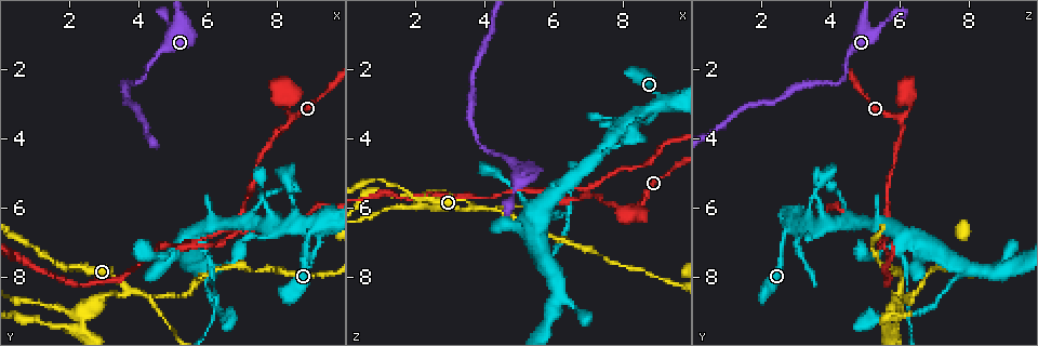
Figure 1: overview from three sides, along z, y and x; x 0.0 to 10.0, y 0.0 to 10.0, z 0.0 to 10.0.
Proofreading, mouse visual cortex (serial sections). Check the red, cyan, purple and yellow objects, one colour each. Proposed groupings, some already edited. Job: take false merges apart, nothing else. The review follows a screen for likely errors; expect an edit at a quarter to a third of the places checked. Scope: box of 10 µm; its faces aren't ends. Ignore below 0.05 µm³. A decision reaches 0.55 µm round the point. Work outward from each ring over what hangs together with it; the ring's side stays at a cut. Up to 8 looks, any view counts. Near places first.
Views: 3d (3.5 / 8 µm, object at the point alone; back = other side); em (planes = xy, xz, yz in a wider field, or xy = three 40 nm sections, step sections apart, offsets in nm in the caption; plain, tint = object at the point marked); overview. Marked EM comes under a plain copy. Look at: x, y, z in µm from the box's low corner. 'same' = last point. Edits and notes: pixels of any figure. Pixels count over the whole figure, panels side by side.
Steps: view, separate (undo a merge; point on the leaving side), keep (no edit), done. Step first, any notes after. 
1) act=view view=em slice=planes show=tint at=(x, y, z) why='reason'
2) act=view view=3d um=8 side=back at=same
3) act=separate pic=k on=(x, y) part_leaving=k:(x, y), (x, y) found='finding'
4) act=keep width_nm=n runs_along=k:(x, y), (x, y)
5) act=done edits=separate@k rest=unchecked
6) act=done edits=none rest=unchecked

act=view view=3d um=8 at=(4.40, 8.60, 6.00) why='two arms in line, one across'

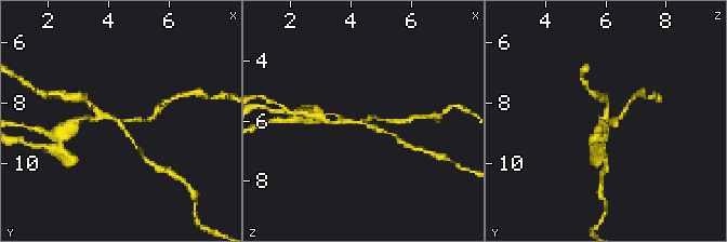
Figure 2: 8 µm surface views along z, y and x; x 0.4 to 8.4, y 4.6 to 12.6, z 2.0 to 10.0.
act=view view=3d um=3.5 side=back at=same

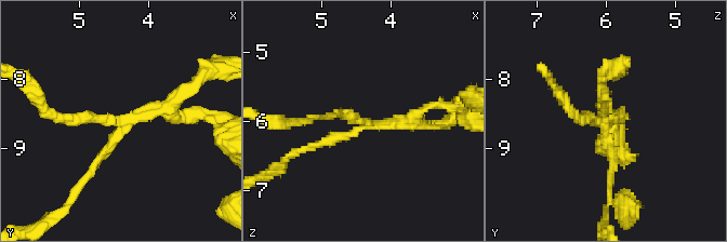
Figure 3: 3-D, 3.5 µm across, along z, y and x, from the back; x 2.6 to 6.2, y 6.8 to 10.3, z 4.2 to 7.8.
act=view view=em slice=xy step=3 show=tint at=(4.30, 8.60, 6.05)

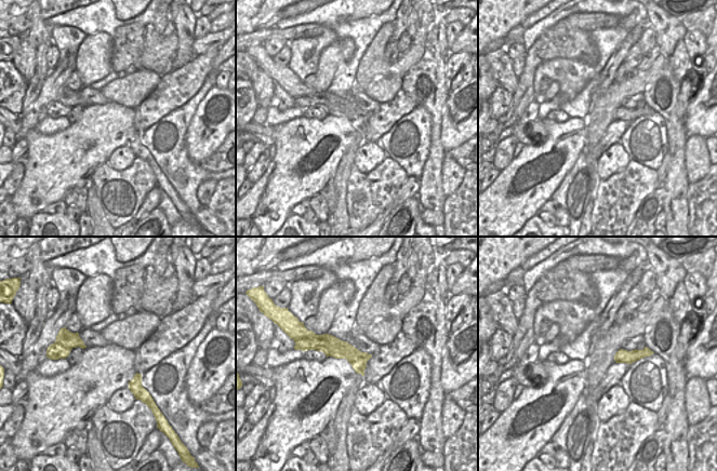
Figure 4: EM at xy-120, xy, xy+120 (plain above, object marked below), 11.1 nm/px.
act=separate pic=3 on=(214, 117) arm_widths_nm=100,150,150 part_leaving=3:(174, 115), (211, 115), (224, 125) found='two cells meet here'

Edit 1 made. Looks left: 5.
act=view view=3d um=3.5 at=(8.00, 5.40, 4.25) why='touches itself'

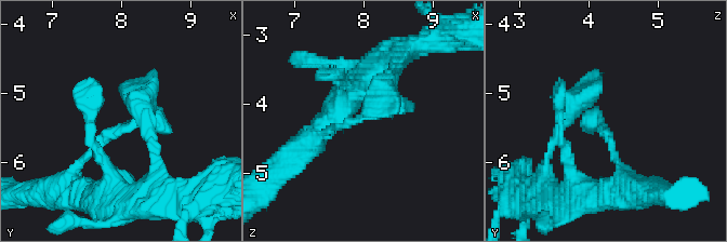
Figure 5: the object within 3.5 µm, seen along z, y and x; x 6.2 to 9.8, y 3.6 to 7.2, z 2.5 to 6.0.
act=view view=em slice=xy step=3 show=tint at=(8.05, 5.40, 4.25)

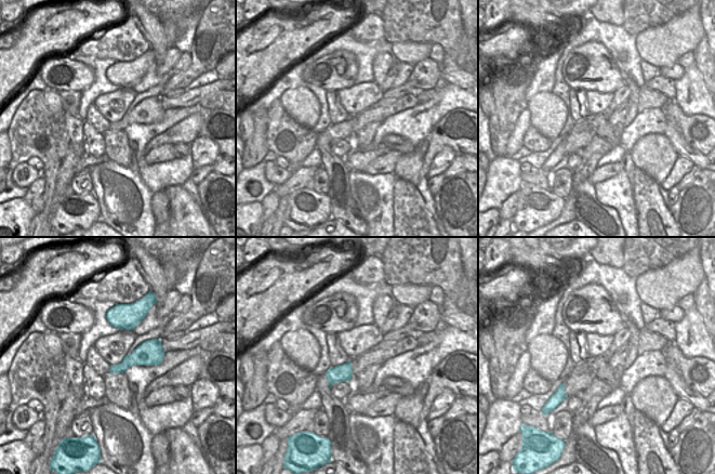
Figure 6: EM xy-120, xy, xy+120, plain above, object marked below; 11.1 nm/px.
act=keep width_nm=190 runs_along=5:(74, 171), (120, 124) found='continuous, no second cell'

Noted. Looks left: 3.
act=view view=3d um=3.5 at=(8.35, 3.15, 6.25) why='three arms meet'

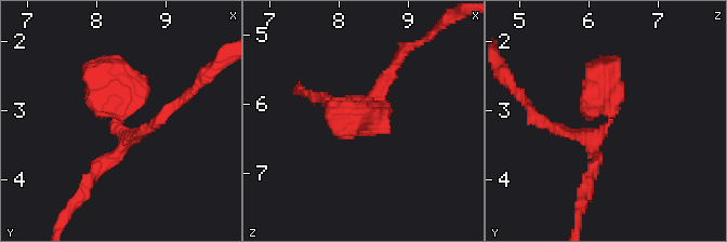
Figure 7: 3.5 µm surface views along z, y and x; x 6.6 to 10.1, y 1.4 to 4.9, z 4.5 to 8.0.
act=view view=em slice=xy step=3 show=tint at=(8.30, 3.15, 6.35) arms=3 arm_widths_nm=150,150,400

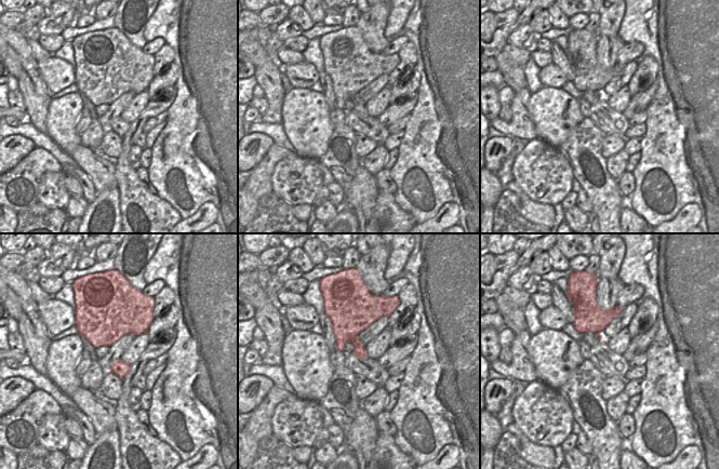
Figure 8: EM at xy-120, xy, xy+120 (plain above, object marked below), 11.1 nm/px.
act=keep runs_along=7:(388, 71), (361, 126), (352, 116), (385, 130) found='continuous, no second cell'

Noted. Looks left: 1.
act=done edits=separate@3 rest=unchecked

